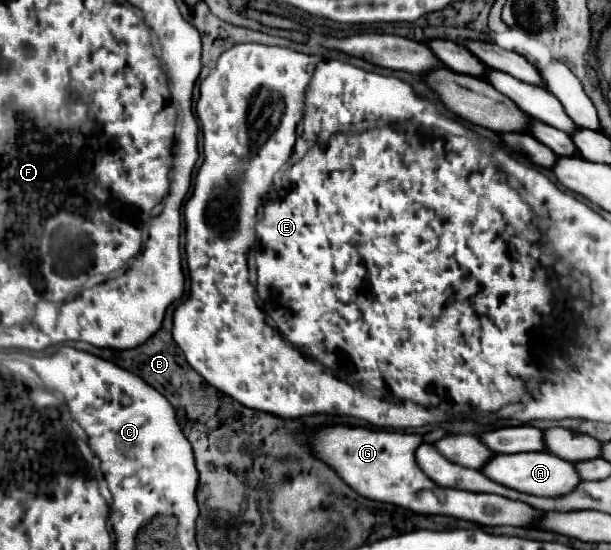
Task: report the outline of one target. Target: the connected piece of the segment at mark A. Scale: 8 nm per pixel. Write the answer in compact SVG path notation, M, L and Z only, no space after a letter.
M516 453L516 455L494 455L486 467L482 469L484 475L488 475L492 481L512 487L522 493L538 495L538 497L558 497L558 495L568 495L582 483L582 477L578 471L574 471L574 463L564 461L552 453Z

